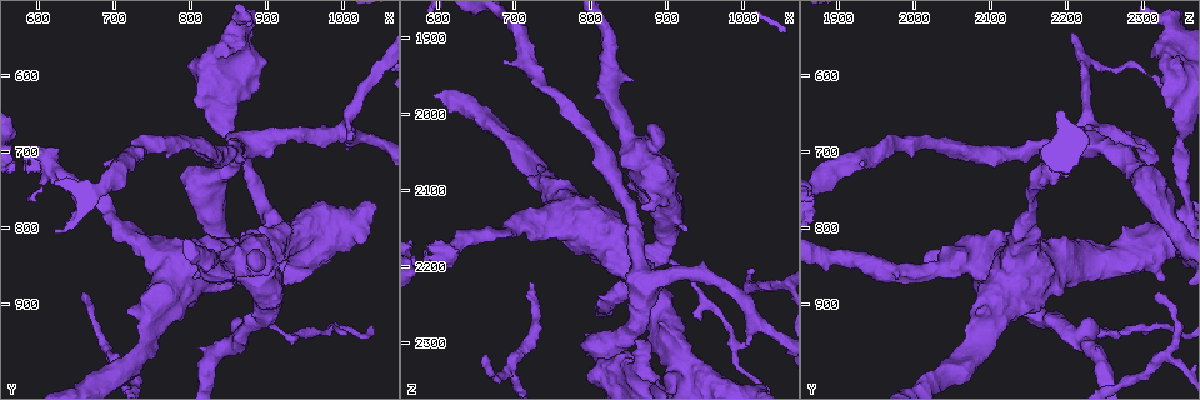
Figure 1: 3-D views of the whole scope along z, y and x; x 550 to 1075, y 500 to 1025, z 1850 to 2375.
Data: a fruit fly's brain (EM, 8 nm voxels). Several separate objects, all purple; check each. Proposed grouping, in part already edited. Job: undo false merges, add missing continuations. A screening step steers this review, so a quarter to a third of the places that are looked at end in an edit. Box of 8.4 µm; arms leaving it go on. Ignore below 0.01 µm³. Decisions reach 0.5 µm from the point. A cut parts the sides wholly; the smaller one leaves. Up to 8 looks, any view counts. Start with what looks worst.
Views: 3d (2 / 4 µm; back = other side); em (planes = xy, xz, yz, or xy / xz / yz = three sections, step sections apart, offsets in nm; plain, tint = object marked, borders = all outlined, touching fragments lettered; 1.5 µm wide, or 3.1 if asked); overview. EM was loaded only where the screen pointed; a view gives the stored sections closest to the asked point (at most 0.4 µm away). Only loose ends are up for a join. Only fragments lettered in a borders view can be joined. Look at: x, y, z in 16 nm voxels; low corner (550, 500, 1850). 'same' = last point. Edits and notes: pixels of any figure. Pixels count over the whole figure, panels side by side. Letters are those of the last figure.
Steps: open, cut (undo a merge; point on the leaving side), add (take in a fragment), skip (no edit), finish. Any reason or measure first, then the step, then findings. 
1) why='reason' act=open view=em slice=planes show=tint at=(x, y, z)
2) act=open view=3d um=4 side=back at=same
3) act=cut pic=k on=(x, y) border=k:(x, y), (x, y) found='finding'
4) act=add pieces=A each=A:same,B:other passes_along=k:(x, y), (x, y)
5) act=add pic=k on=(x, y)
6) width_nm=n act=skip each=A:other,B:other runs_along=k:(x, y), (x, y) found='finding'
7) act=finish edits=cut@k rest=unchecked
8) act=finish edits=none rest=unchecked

why='free end' act=open view=em slice=planes show=borders at=(1005, 690, 2305)

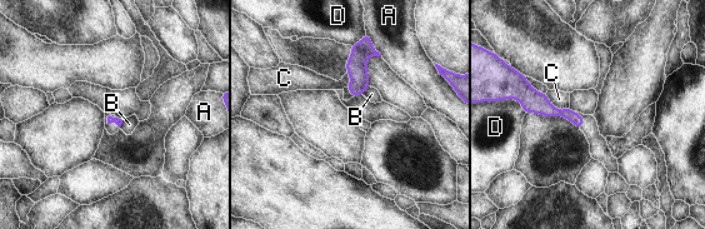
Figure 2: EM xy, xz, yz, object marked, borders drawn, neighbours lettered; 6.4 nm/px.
longest_contact=C:190nm act=skip each=A:other,B:other,C:other,D:other found='no lettered fragment goes on from it'

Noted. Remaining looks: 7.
why='stops while still wide' act=open view=em slice=xy step=8 show=tint at=(805, 630, 2330)

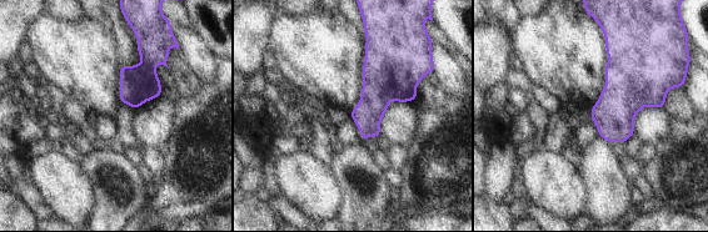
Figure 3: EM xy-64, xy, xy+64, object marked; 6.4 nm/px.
act=open view=em slice=planes show=borders at=same

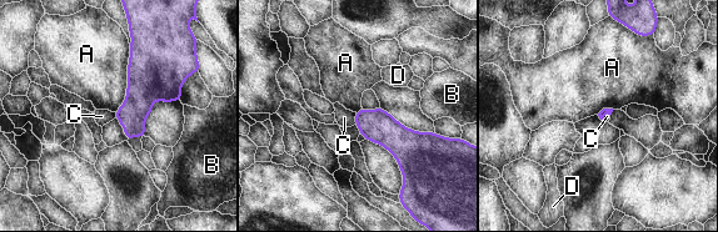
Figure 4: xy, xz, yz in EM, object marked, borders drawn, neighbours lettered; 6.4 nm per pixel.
act=skip each=A:other,B:other,C:other,D:other border=4:(130, 44), (126, 96), (115, 112) found='none of them fits'

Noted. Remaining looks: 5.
why='narrows sharply' act=open view=em slice=yz step=4 show=tint at=(675, 760, 2155)

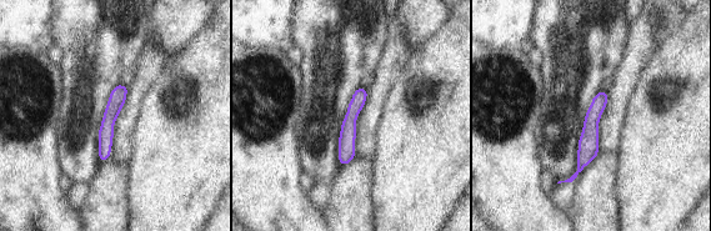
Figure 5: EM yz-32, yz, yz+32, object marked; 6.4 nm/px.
act=open view=em slice=xy step=8 show=borders at=same

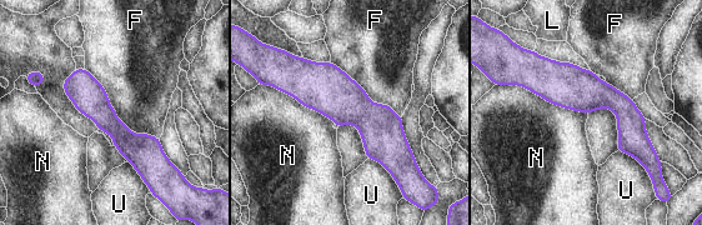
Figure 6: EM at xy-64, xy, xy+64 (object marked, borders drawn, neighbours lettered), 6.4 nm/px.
width_nm=200 act=skip each=F:other,L:other,N:other,U:other border=6:(510, 84), (587, 114) found='continuous, no second neuron'

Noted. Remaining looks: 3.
act=finish edits=none rest=unchecked

